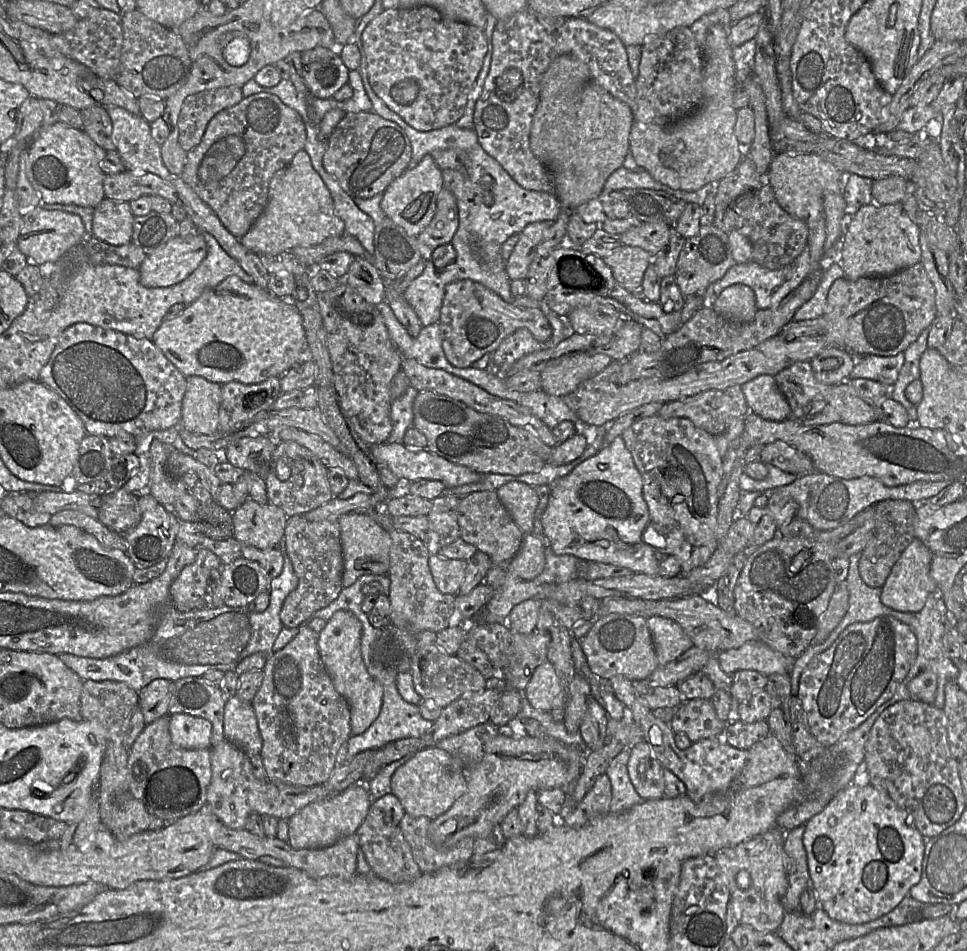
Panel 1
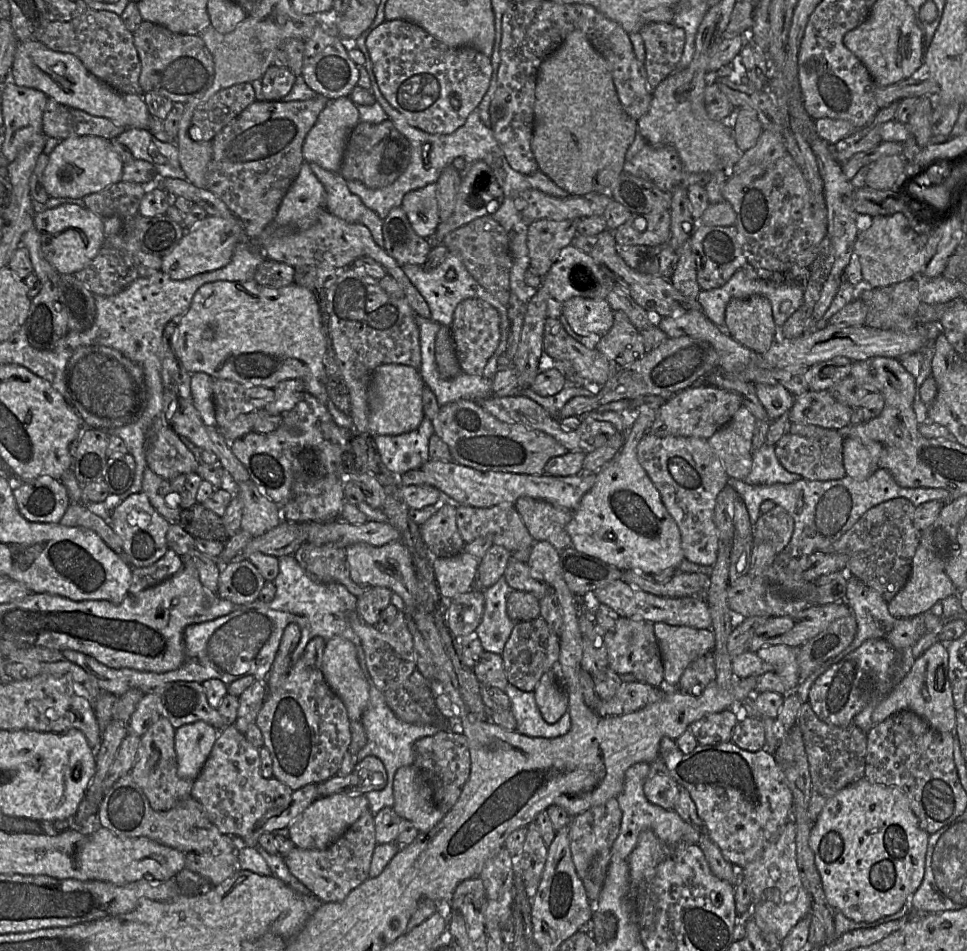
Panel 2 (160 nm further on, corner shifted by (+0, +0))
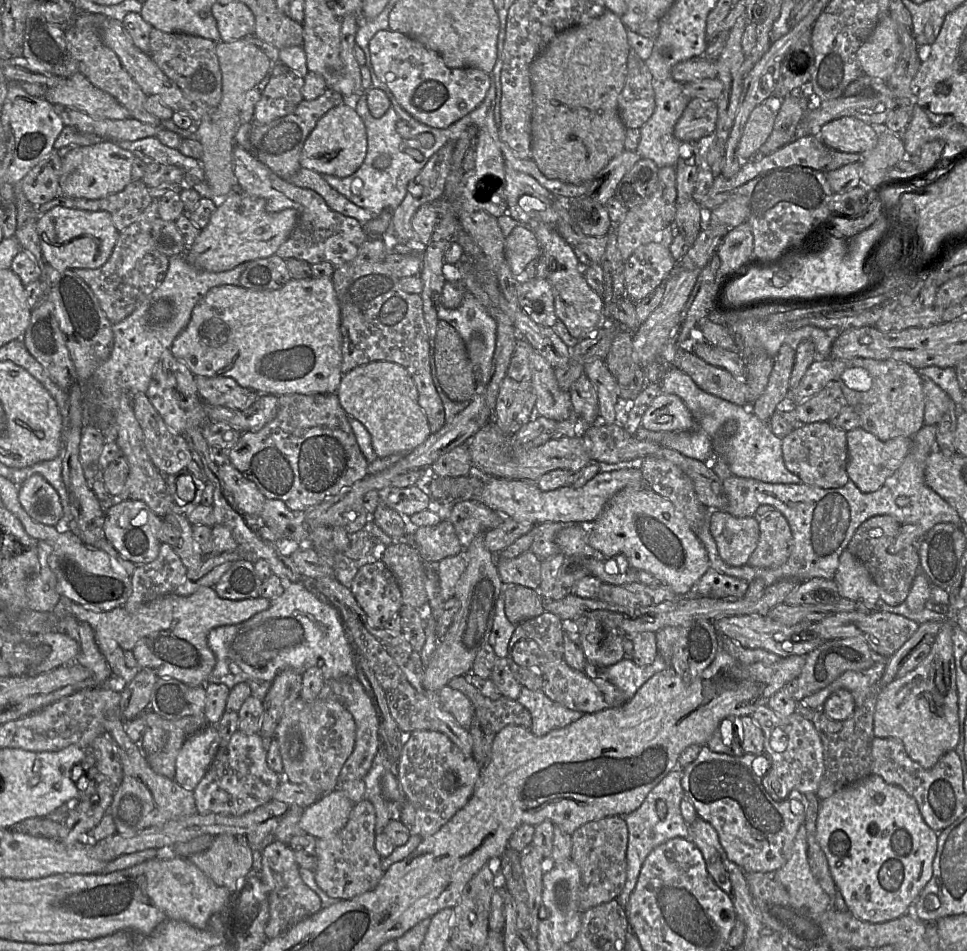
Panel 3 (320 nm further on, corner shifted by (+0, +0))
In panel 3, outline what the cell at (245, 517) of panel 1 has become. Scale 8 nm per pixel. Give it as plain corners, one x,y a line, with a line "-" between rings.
230,462
218,466
220,478
237,508
252,519
259,519
266,497
257,485
246,478

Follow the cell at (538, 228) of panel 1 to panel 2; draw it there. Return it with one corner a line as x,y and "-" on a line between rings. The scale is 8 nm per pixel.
581,218
541,219
527,226
529,270
543,277
558,259
561,250
573,244

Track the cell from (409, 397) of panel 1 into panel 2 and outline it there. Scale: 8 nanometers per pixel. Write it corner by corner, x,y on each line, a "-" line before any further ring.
424,416
413,431
400,435
373,436
382,463
393,473
420,469
429,458
429,439
435,434
431,420

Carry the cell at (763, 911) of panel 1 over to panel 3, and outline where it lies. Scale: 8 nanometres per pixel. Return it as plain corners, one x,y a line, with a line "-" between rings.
803,823
795,836
787,862
774,871
775,879
787,890
793,901
812,912
831,908
831,900
811,873
807,857
807,835

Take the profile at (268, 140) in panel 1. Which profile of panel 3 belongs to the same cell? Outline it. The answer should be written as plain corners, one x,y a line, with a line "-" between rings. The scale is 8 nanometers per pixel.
327,88
322,95
314,100
303,99
291,114
277,118
267,124
253,124
249,138
251,154
280,178
288,180
301,168
301,151
319,119
330,109
346,101
350,100
341,93

